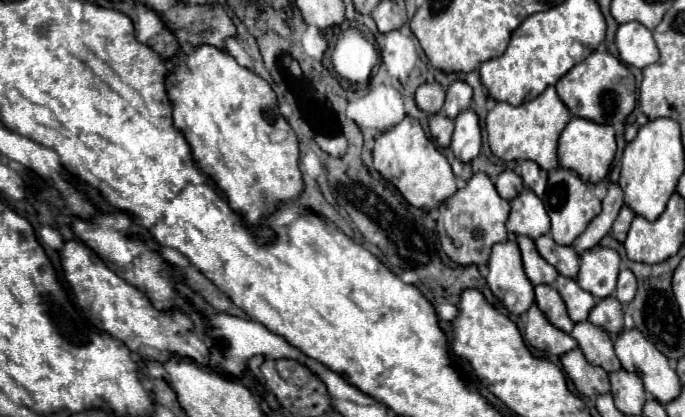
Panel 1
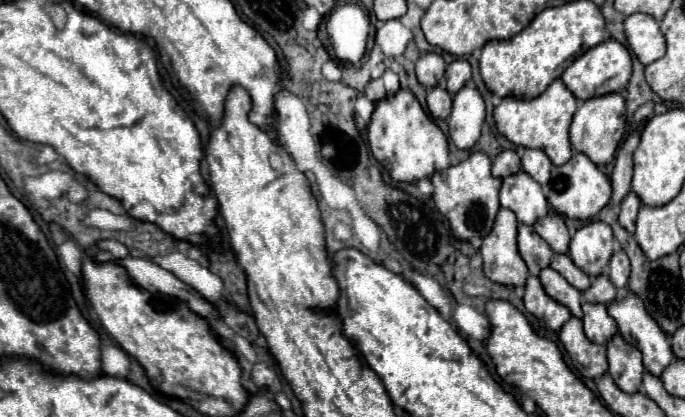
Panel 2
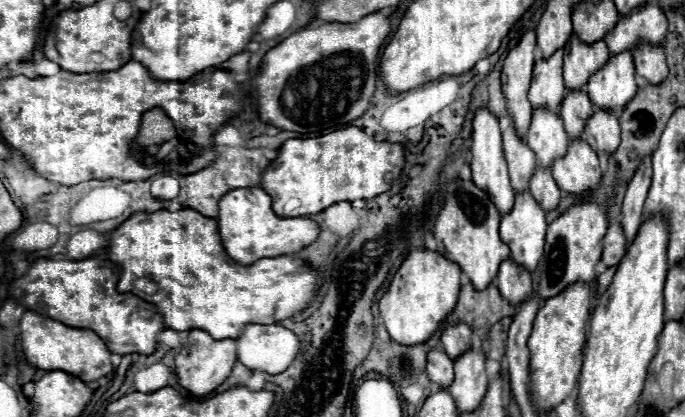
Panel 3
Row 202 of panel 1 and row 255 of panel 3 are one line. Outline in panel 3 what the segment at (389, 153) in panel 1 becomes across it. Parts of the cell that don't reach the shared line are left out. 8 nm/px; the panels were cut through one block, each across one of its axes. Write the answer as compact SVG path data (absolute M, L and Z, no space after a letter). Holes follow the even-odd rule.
M412 250L410 256L404 260L400 270L396 272L394 280L390 282L388 292L380 298L380 316L390 334L390 338L402 346L416 346L424 344L452 314L452 304L456 304L456 292L460 292L460 268L440 256L438 252L430 250Z

